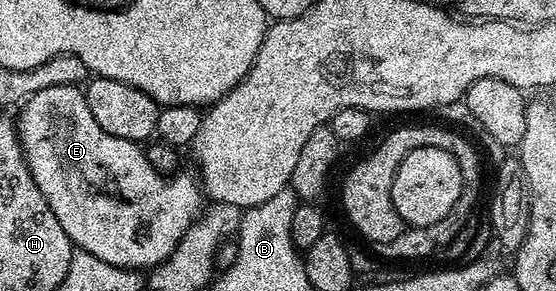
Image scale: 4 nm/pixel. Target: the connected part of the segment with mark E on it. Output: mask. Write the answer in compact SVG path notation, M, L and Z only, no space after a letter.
M78 86L44 88L44 92L36 92L36 96L21 103L18 112L19 114L16 114L18 142L22 145L22 153L26 155L26 163L32 172L32 180L36 180L36 186L40 188L40 192L44 192L44 200L48 200L48 208L52 208L56 220L60 220L60 228L64 228L64 232L68 232L70 241L81 253L89 256L93 261L95 258L96 261L103 262L106 266L119 266L122 270L143 270L143 272L160 265L164 260L168 260L181 237L184 236L189 226L197 221L204 209L204 191L199 179L193 173L190 175L175 172L167 177L156 168L152 168L152 164L148 164L146 151L139 143L132 140L120 140L116 136L108 136L108 132L104 132L104 128L100 128L100 124L96 124L92 111L88 108L85 93Z

